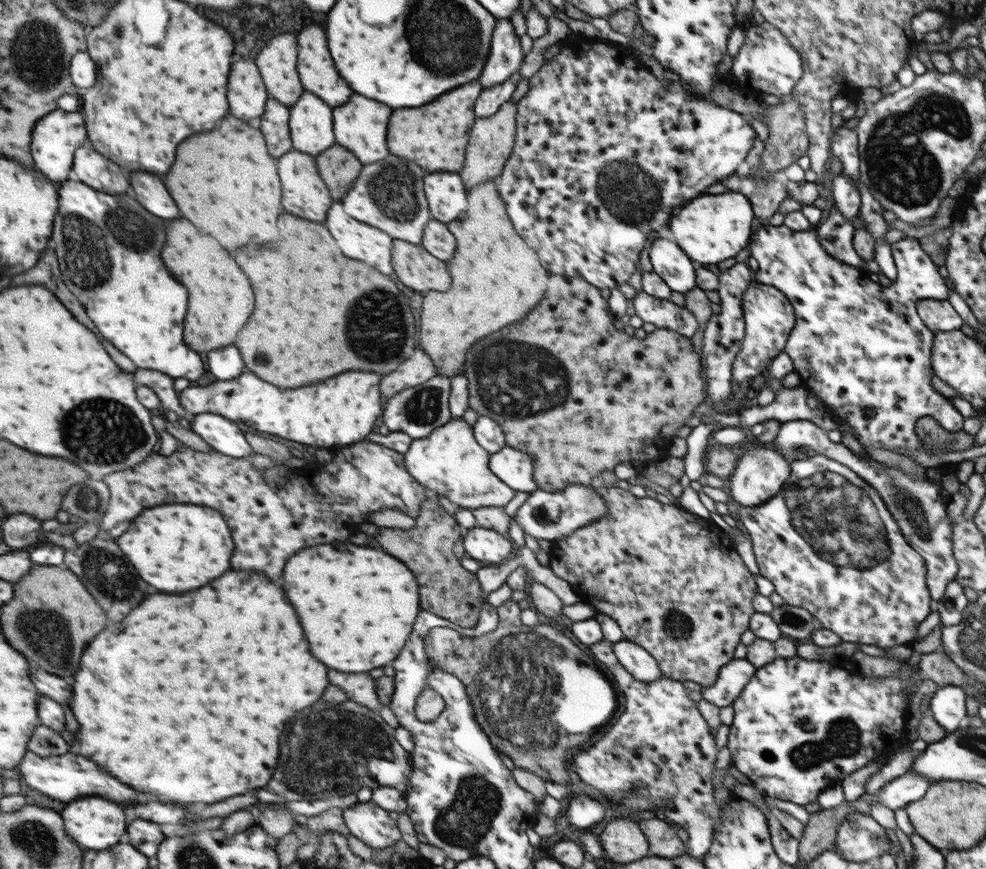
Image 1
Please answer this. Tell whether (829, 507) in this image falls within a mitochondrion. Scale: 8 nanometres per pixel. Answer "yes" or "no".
yes

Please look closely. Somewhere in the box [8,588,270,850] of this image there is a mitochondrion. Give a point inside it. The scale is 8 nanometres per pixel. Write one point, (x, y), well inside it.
(45, 632)

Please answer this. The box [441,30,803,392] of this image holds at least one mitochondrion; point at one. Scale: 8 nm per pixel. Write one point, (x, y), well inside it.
(634, 199)

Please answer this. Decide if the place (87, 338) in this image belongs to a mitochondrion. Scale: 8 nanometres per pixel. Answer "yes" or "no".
no

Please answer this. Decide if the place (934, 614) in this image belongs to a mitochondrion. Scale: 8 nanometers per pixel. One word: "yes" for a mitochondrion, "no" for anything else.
no

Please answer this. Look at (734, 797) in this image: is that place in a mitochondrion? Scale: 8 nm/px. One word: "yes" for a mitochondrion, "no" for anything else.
no

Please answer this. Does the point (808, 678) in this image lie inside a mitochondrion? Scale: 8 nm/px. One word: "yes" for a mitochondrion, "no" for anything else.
no

